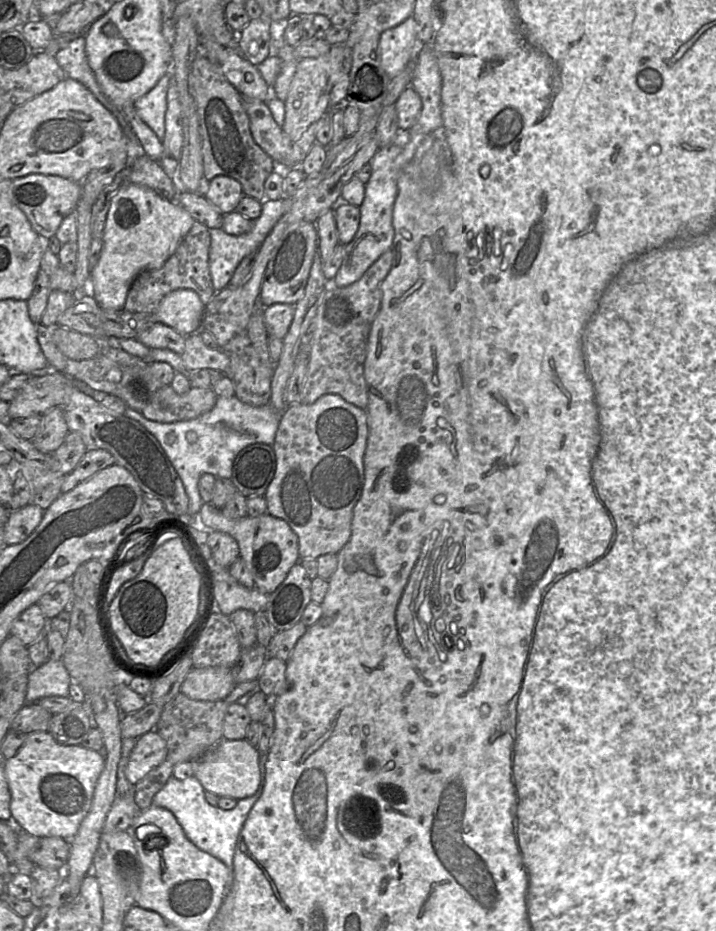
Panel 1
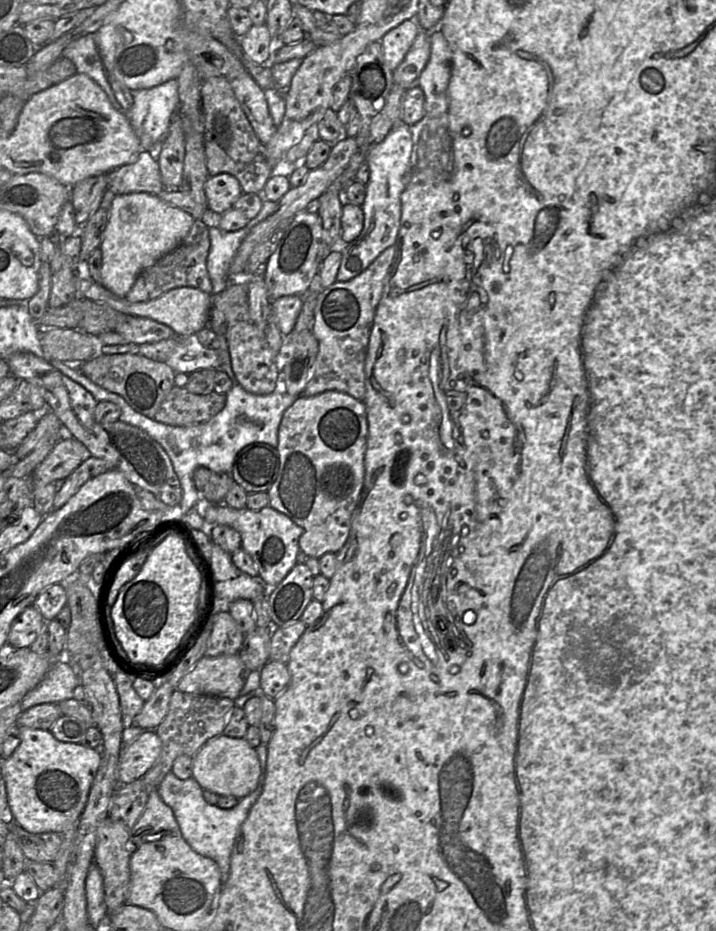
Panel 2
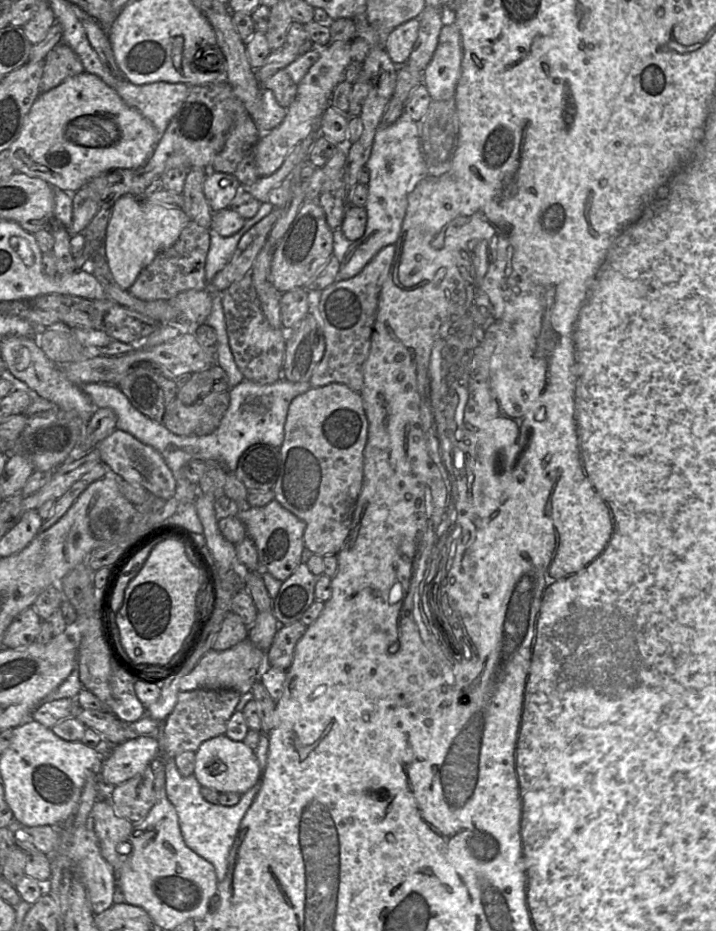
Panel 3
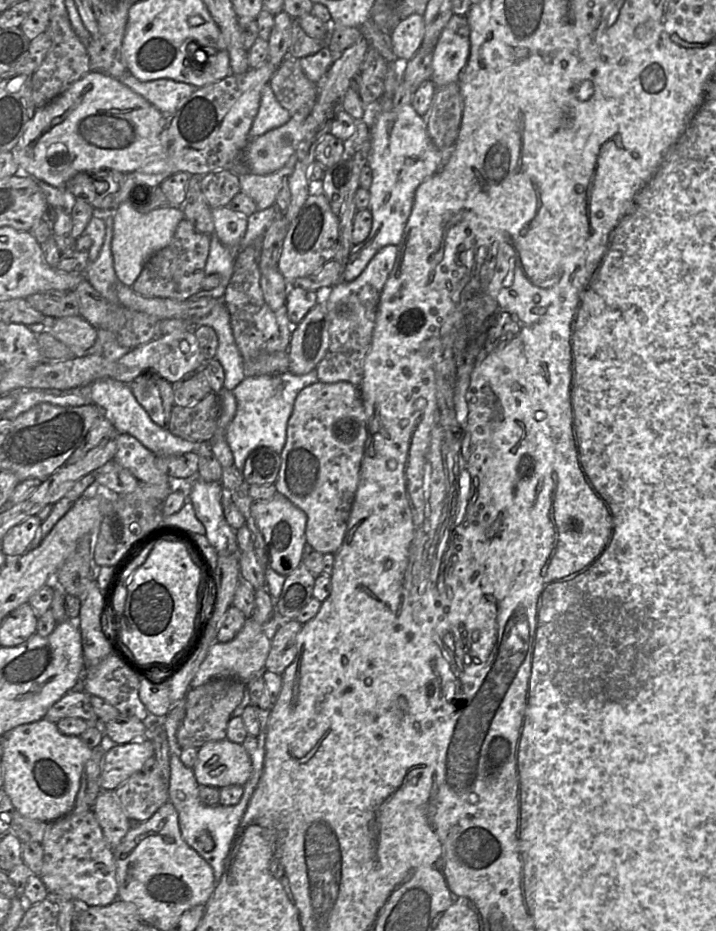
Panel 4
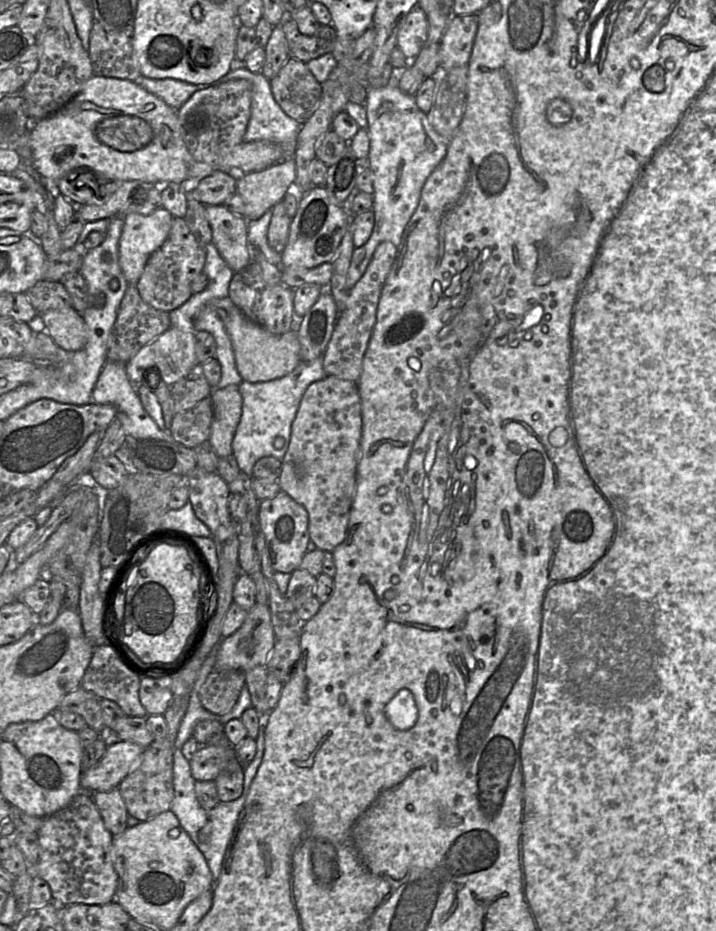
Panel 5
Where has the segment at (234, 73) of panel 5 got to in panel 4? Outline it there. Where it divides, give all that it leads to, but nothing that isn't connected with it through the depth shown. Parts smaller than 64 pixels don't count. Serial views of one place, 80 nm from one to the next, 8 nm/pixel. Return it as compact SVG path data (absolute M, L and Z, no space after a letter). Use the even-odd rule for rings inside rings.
M267 83L262 89L259 109L249 131L249 138L254 139L269 130L278 128L288 122L290 118L291 114L281 106Z

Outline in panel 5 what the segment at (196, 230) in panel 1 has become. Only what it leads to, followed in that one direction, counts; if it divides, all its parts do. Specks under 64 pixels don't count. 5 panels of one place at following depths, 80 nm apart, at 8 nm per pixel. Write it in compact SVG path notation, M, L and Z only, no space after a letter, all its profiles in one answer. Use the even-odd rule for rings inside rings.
M173 216L167 239L150 255L136 283L141 298L157 310L170 312L178 308L193 294L191 283L203 272L205 260L205 247L195 239L185 219Z

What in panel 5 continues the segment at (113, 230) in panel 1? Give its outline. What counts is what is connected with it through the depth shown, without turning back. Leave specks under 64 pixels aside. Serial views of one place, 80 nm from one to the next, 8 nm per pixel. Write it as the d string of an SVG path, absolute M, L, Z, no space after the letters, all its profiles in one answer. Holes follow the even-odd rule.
M163 207L157 208L148 215L128 213L122 216L124 221L122 235L119 241L119 266L129 284L139 280L150 255L167 239L173 220L173 215Z

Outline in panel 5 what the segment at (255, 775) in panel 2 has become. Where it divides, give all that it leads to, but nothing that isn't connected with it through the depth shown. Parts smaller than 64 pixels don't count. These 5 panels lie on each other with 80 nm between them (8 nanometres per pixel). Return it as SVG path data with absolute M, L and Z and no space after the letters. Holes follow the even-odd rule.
M201 745L190 762L193 778L198 781L214 781L225 760L225 749L216 745Z

